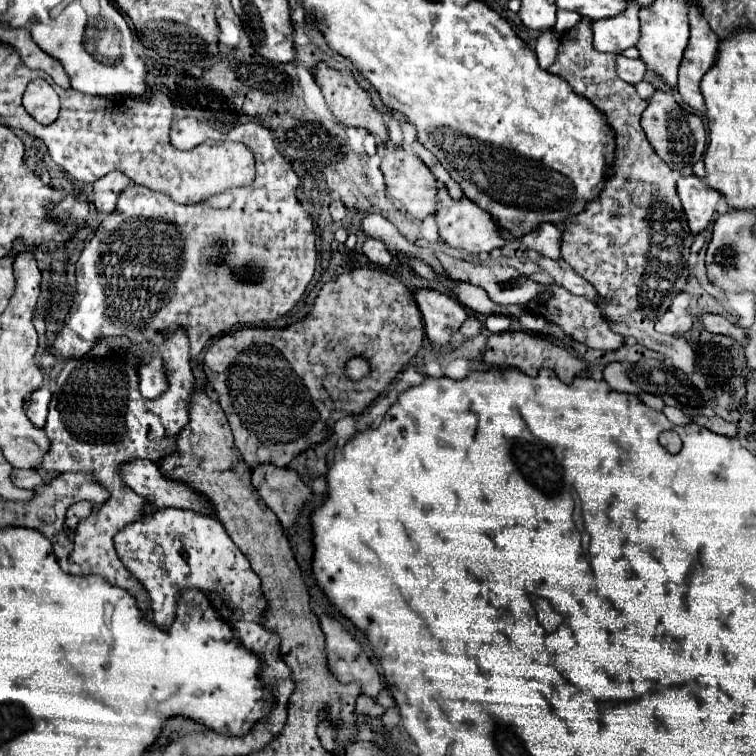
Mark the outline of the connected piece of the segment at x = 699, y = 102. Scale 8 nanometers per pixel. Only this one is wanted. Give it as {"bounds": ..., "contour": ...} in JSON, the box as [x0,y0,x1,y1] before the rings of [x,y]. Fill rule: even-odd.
{"bounds":[678,5,718,111],"contour":[[[690,5],[690,43],[686,47],[680,73],[678,91],[692,109],[704,111],[704,99],[700,93],[700,79],[712,67],[718,51],[718,35],[710,29],[696,5]]]}

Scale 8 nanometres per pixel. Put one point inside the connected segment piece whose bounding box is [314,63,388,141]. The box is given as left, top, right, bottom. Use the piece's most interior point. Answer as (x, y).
(348, 102)

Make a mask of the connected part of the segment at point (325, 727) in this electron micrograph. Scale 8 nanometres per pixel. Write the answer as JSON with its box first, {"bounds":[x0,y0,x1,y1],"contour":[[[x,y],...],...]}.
{"bounds":[318,723,336,751],"contour":[[[322,723],[322,725],[320,725],[320,729],[318,729],[318,735],[320,735],[320,741],[322,741],[322,745],[324,745],[328,751],[336,749],[336,743],[334,743],[334,739],[336,739],[336,733],[334,733],[334,727],[332,727],[332,725],[328,725],[328,723]]]}

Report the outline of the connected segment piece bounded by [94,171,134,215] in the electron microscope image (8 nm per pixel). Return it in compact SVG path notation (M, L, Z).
M108 173L104 177L100 177L94 183L94 207L102 213L112 213L116 209L116 201L120 197L120 193L128 187L132 187L134 181L128 181L128 177L124 177L124 173Z

